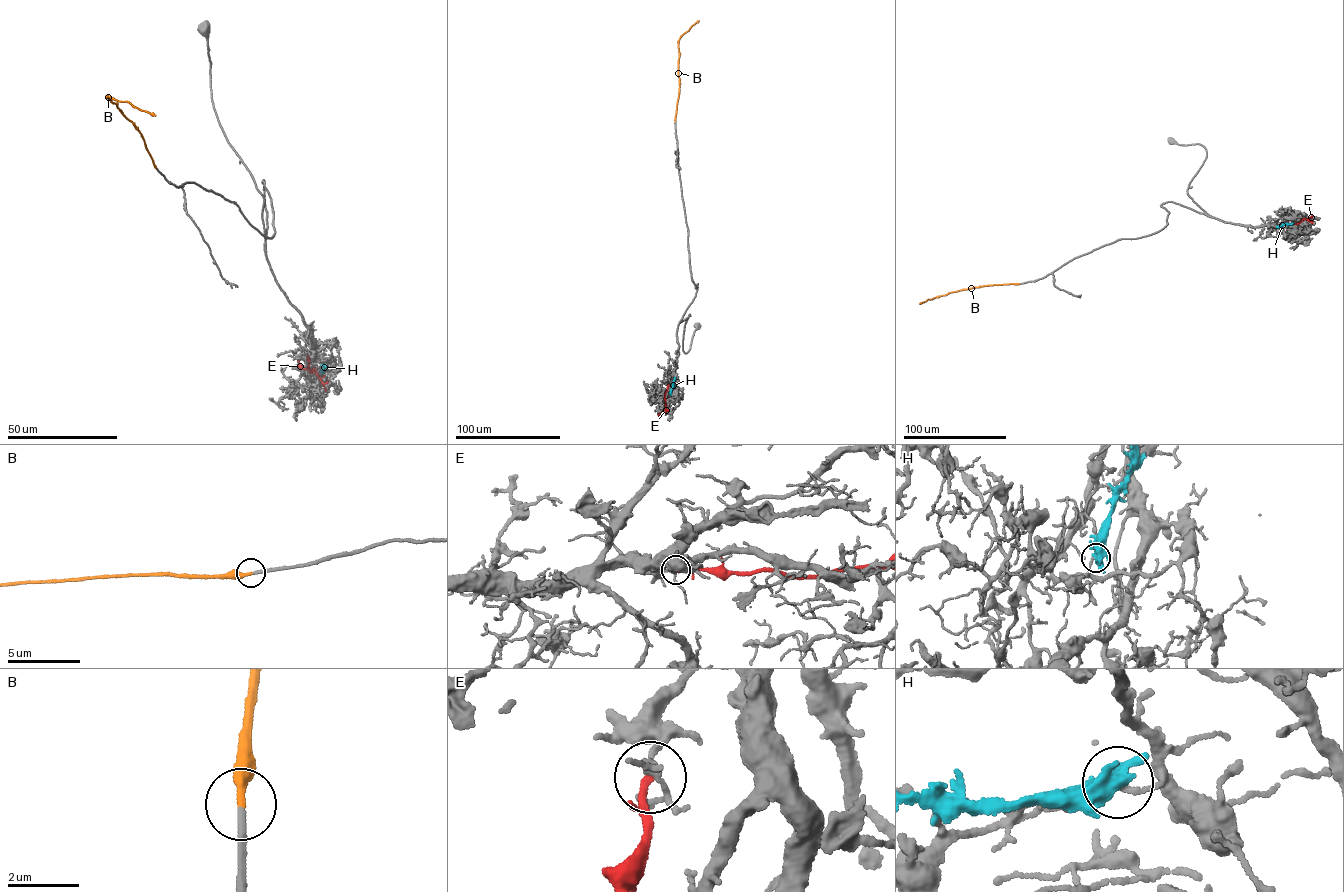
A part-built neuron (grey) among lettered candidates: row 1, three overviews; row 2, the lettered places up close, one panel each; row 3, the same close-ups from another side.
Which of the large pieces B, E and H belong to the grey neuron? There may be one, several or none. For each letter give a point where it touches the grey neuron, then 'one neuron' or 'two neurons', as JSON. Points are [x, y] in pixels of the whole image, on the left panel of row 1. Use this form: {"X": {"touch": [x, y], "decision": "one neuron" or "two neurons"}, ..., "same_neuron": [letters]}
{"B": {"touch": [156, 168], "decision": "one neuron"}, "E": {"touch": [307, 356], "decision": "two neurons"}, "H": {"touch": [322, 372], "decision": "two neurons"}, "same_neuron": ["B"]}

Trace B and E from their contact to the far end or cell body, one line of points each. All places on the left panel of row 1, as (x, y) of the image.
B: (156, 168), (141, 134), (107, 96), (155, 115)
E: (307, 356), (312, 373), (314, 368), (303, 369), (298, 360)

